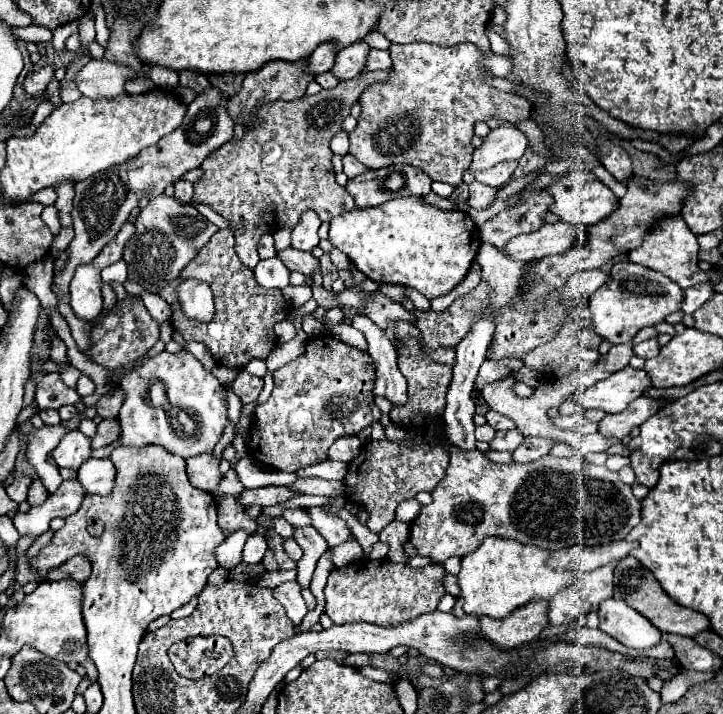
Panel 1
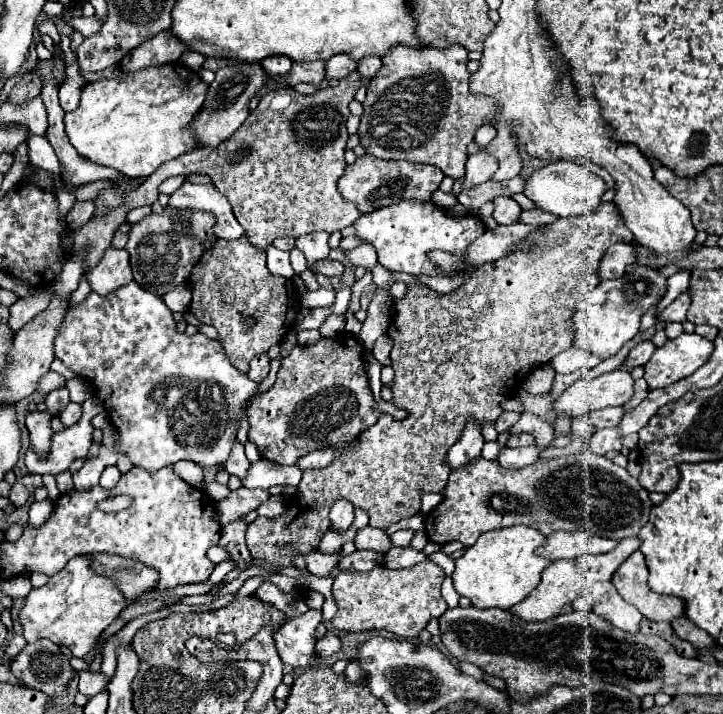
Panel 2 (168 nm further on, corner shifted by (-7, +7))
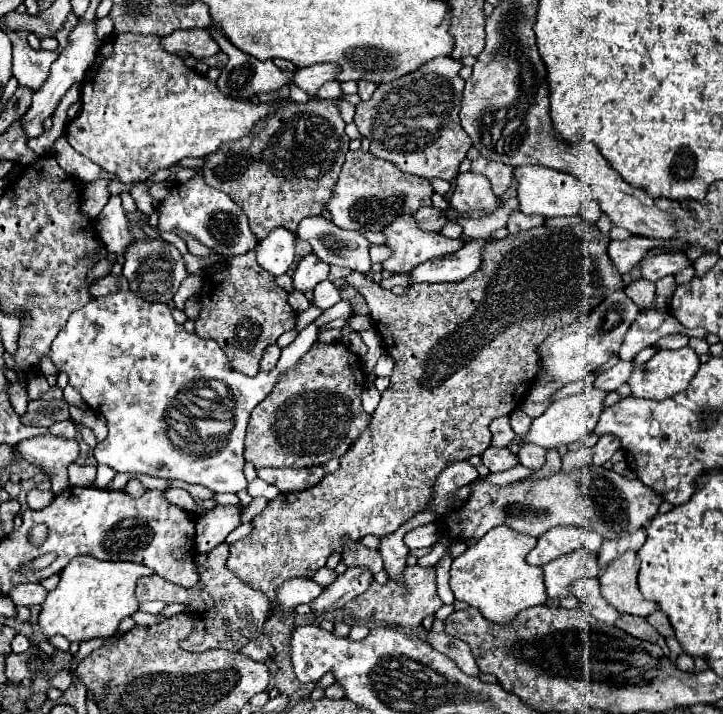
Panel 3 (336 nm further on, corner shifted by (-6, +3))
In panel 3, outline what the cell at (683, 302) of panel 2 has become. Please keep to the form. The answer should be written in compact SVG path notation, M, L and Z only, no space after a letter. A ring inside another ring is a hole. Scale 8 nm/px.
M643 310L639 312L637 320L633 320L621 352L617 354L621 360L633 360L643 348L653 346L659 338L667 334L687 334L687 336L699 336L705 338L705 330L685 330L671 314L659 312L659 310Z

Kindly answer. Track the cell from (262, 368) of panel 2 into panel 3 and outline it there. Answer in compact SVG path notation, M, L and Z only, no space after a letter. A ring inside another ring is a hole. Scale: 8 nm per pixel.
M271 344L265 350L263 358L261 358L261 370L273 370L275 364L277 364L277 360L279 360L279 352L281 352L281 348L277 344Z

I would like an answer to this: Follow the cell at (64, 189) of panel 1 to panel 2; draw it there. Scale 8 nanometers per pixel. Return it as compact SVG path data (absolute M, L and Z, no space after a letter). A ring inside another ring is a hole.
M44 60L44 62L40 62L40 70L38 70L38 74L42 76L42 82L44 82L40 96L42 96L44 106L46 106L46 110L48 110L48 130L46 130L46 140L50 142L50 146L54 148L54 152L56 152L60 164L62 164L62 166L60 166L62 180L68 182L68 184L76 184L76 186L78 186L78 184L88 184L88 182L104 180L104 178L116 178L116 170L106 168L106 166L98 166L98 164L94 164L94 162L90 162L90 160L78 156L78 152L70 146L70 142L68 142L68 138L66 138L66 134L64 134L64 122L62 122L62 118L64 118L64 110L62 110L60 104L58 104L58 84L56 84L56 80L52 78L52 60Z

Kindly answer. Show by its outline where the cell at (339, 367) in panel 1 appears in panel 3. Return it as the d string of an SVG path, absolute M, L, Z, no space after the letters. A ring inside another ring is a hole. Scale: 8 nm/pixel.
M315 342L315 346L301 358L301 362L277 380L271 394L253 408L247 424L245 460L255 468L309 468L343 456L371 420L371 416L361 406L363 384L365 372L359 356L355 356L341 342Z

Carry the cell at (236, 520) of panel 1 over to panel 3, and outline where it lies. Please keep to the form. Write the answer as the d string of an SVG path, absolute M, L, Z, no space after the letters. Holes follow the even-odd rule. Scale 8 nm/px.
M219 544L207 554L205 564L197 566L199 582L193 588L183 588L177 584L171 584L163 580L161 576L145 576L137 582L137 600L163 600L165 604L177 602L185 608L191 608L191 618L195 620L193 632L181 640L181 648L187 652L205 652L211 648L235 648L235 642L229 638L229 634L223 632L223 626L229 622L233 628L239 628L241 636L247 638L247 644L237 648L239 652L247 654L255 662L265 662L273 656L273 646L269 644L263 624L271 616L271 604L269 598L265 598L261 592L249 588L245 582L241 582L233 572L227 570L225 562L229 558L229 544Z

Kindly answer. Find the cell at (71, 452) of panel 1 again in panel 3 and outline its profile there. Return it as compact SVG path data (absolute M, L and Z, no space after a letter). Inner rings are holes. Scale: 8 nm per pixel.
M45 434L45 436L35 436L35 438L19 442L17 450L27 462L31 462L31 464L43 468L43 472L51 474L55 494L61 494L63 490L69 488L67 468L79 456L77 440L55 438L51 434Z

